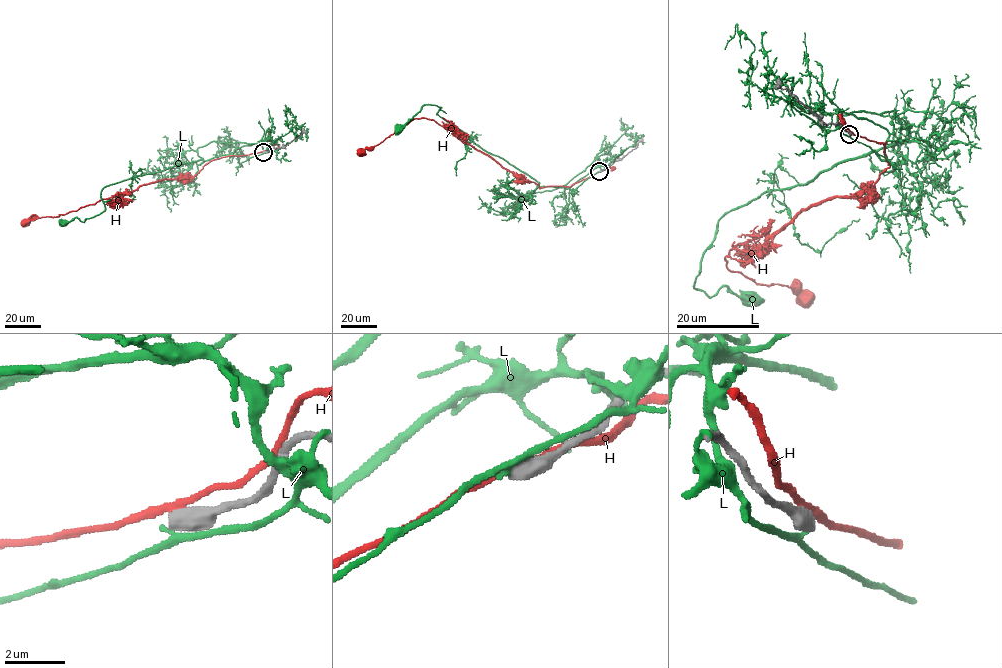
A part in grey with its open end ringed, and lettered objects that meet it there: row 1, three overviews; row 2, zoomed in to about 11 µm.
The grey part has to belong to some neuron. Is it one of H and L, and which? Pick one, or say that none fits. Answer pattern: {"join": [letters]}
{"join": []}

